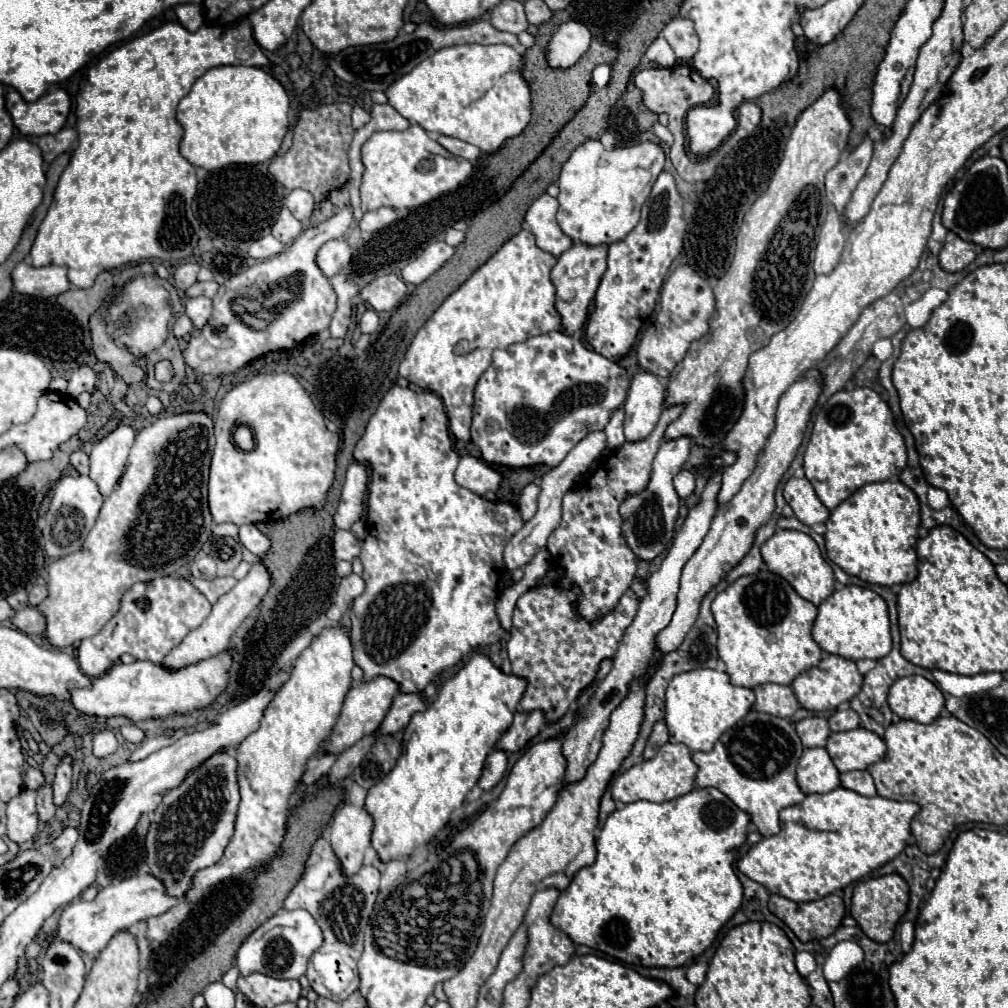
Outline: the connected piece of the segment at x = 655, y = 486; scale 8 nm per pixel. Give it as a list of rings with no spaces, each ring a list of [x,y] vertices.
[[[686,437],[662,443],[654,459],[654,471],[652,471],[648,487],[636,495],[626,495],[626,499],[620,503],[622,535],[638,561],[652,563],[672,543],[674,527],[676,527],[678,511],[680,511],[680,497],[674,491],[672,479],[682,469],[684,461],[688,459],[688,451],[690,451],[690,439]]]

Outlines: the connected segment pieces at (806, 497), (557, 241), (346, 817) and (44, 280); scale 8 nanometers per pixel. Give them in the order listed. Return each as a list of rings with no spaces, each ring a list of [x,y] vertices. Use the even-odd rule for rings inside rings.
[[[788,479],[788,483],[784,485],[784,499],[794,509],[796,519],[804,525],[824,523],[830,515],[830,511],[816,497],[814,487],[808,479]]]
[[[548,193],[540,195],[526,213],[526,225],[536,237],[536,245],[556,257],[560,257],[568,247],[572,247],[572,239],[564,235],[556,221],[558,201]]]
[[[346,803],[330,823],[328,839],[342,861],[344,873],[354,875],[362,867],[364,851],[370,845],[372,815],[364,807]]]
[[[26,261],[14,267],[12,281],[18,293],[26,293],[34,297],[54,297],[72,287],[72,283],[68,283],[66,267],[58,267],[58,265],[32,267]]]

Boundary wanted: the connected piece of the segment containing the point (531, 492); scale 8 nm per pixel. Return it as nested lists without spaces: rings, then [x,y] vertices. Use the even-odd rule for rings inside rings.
[[[530,483],[524,487],[522,495],[520,495],[520,501],[518,501],[518,509],[520,509],[520,515],[524,521],[532,519],[534,513],[536,513],[536,507],[538,507],[538,491],[540,487],[536,483]]]

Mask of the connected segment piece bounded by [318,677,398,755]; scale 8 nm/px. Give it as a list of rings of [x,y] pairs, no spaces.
[[[378,677],[370,683],[360,683],[360,685],[354,685],[346,699],[344,699],[344,707],[340,711],[340,717],[334,725],[334,729],[330,731],[330,735],[324,739],[322,747],[318,753],[328,753],[328,755],[340,755],[344,753],[348,747],[352,747],[354,743],[358,743],[362,737],[366,735],[372,735],[378,725],[382,723],[386,711],[390,709],[392,705],[392,699],[394,695],[398,693],[398,685],[392,681],[392,679],[386,679],[386,677]]]

